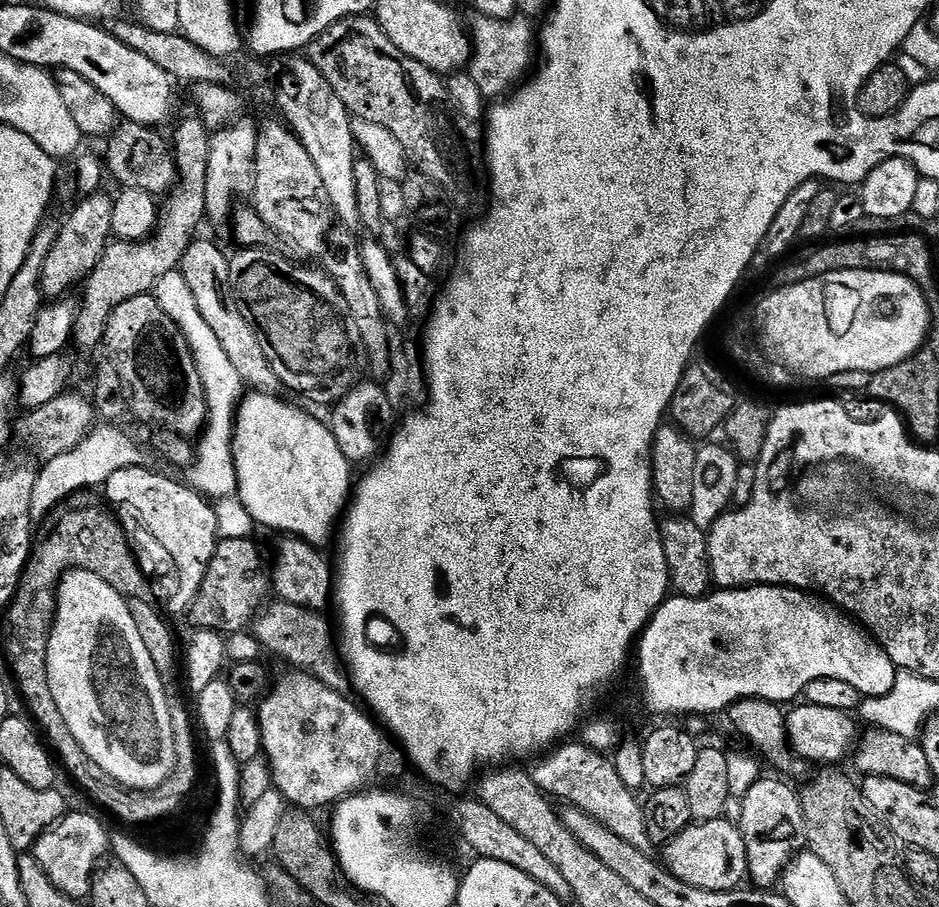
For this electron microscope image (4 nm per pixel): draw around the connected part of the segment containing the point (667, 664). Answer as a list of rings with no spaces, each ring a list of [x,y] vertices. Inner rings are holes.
[[[754,584],[731,590],[712,590],[702,597],[669,595],[660,605],[659,610],[653,614],[651,622],[639,637],[638,644],[644,647],[644,676],[652,676],[652,680],[664,680],[664,684],[660,684],[660,688],[664,688],[664,692],[668,692],[668,688],[672,688],[672,692],[676,692],[676,700],[688,700],[688,708],[696,708],[692,714],[696,718],[708,718],[711,712],[723,713],[732,704],[751,696],[777,702],[792,699],[795,701],[803,693],[804,688],[810,686],[810,682],[822,678],[838,678],[838,682],[850,682],[850,686],[854,686],[854,690],[858,690],[861,697],[864,698],[884,696],[893,689],[898,673],[895,662],[884,653],[883,648],[859,623],[853,621],[851,616],[841,612],[835,604],[819,595],[802,588],[786,588],[783,584]]]

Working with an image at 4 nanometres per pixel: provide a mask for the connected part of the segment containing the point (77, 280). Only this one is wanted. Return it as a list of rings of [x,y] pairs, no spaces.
[[[91,193],[58,230],[57,240],[45,259],[41,286],[43,295],[57,300],[72,292],[72,288],[85,283],[97,266],[112,238],[113,199],[102,194]]]

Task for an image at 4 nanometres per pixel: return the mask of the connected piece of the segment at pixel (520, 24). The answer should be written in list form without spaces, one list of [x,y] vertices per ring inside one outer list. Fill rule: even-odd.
[[[479,14],[473,17],[472,30],[470,29],[471,59],[466,65],[466,72],[481,88],[484,97],[503,97],[525,77],[528,69],[524,67],[524,64],[532,64],[534,58],[533,21],[523,14],[516,14],[508,20]]]

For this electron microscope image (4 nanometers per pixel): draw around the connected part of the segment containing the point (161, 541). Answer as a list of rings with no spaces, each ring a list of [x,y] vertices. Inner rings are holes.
[[[145,466],[123,468],[102,485],[116,504],[129,504],[136,511],[144,528],[156,539],[156,544],[172,559],[180,575],[180,593],[176,596],[176,608],[187,613],[193,600],[201,593],[207,566],[215,556],[216,545],[221,539],[216,509],[201,493],[187,483],[179,484],[160,472],[151,472]]]

